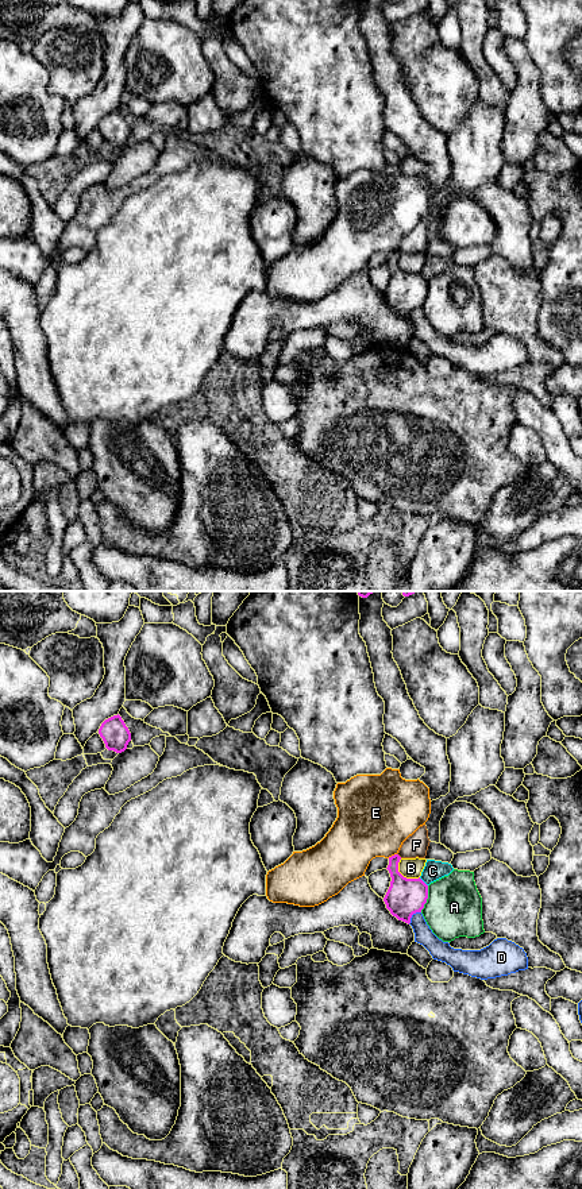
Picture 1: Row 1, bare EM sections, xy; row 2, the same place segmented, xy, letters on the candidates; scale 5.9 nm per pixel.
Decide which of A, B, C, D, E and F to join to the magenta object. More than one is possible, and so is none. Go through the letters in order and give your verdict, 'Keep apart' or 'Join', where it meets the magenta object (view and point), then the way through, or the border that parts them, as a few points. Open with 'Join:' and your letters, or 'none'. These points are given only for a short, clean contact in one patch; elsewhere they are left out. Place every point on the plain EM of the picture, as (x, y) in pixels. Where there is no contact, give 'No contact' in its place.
Join: none
A: Keep apart. Touches magenta at xy (427, 293)
B: Keep apart. Touches magenta at xy (403, 271)
C: Keep apart. Touches magenta at xy (423, 277)
D: Keep apart. Touches magenta at xy (412, 309)
E: Keep apart. Touches magenta at xy (392, 251)
F: Keep apart. Touches magenta at xy (399, 251)

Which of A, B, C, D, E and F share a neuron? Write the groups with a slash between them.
A / B / C / D / E / F

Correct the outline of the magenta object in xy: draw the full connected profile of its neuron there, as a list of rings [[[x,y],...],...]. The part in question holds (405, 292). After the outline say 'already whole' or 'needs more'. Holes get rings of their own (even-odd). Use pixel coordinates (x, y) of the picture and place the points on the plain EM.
[[[398,250],[389,252],[386,265],[390,269],[392,277],[383,297],[393,312],[409,320],[412,310],[421,308],[427,298],[428,281],[420,273],[404,273],[398,267],[400,255]]] | already whole

